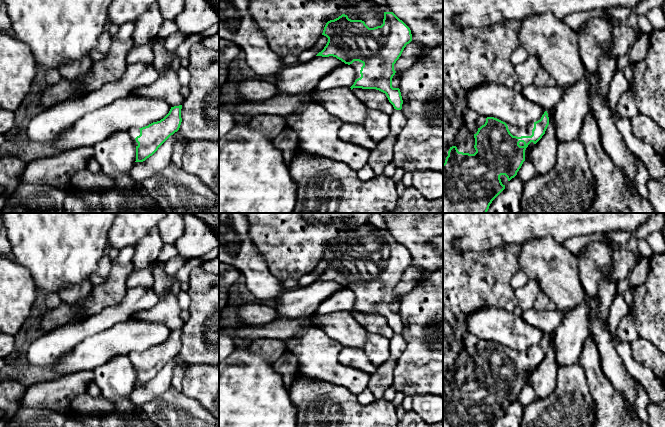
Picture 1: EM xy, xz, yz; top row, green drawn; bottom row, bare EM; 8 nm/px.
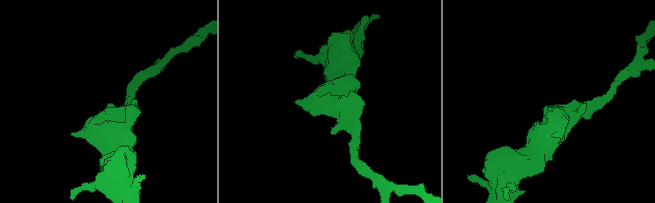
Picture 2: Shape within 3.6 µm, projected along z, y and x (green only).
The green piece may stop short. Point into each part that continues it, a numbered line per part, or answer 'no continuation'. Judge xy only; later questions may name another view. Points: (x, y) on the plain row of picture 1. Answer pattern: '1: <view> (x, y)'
1: xy (134, 356)

